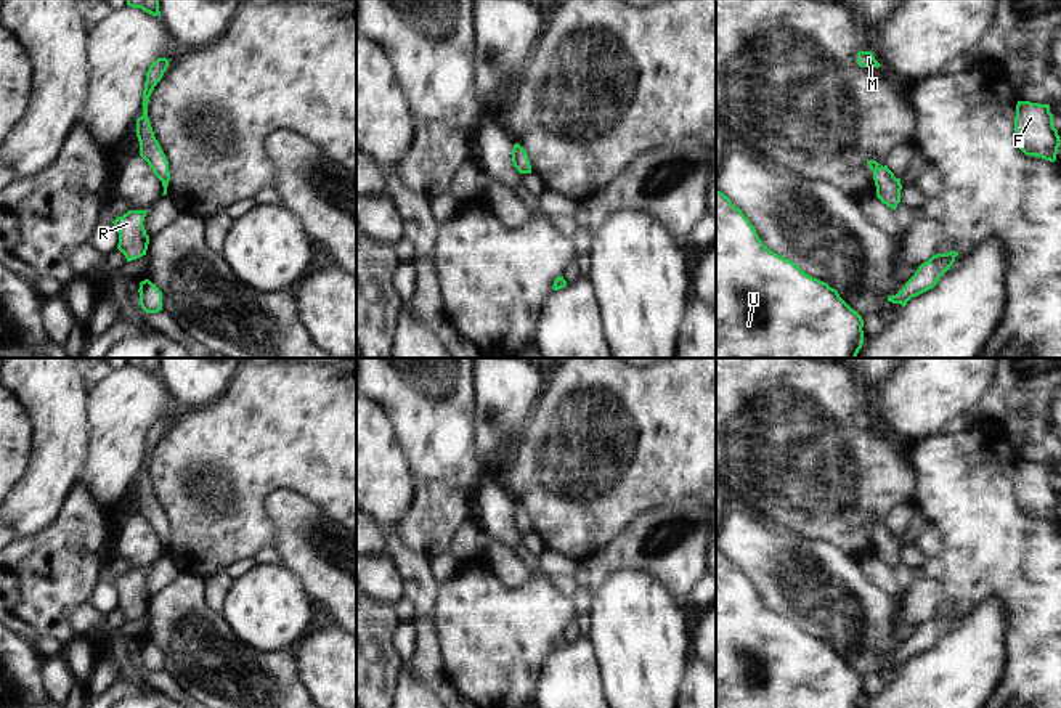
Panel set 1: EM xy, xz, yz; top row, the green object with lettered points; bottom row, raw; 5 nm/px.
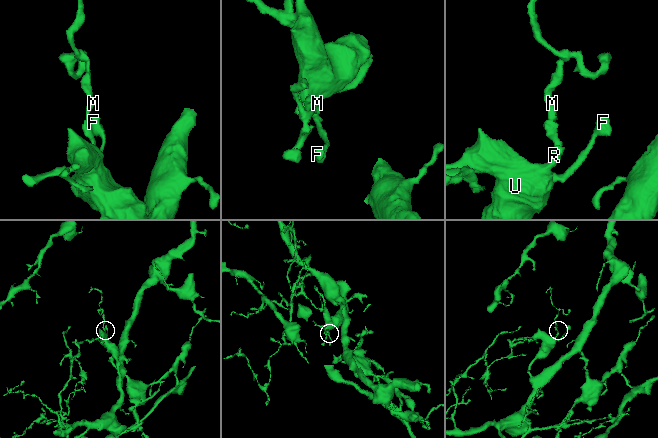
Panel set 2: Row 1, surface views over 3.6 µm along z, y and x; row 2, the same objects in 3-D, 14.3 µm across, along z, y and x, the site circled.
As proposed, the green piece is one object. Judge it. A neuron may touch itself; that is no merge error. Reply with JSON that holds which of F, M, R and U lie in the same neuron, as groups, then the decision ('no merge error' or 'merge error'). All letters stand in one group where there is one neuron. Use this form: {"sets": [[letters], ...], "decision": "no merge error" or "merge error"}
{"sets": [["F", "M", "R", "U"]], "decision": "no merge error"}

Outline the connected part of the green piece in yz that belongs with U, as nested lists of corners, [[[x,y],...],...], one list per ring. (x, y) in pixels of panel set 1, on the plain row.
[[[716,549],[716,708],[862,708],[864,679],[827,642],[767,608],[754,586]]]

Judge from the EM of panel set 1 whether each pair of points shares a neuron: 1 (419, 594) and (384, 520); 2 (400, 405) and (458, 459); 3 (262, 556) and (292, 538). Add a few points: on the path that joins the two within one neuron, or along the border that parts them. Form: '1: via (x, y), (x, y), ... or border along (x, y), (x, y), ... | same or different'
1: via (416, 577), (414, 570), (394, 548), (390, 538) | same
2: via (414, 416), (443, 445) | same
3: border along (272, 548), (283, 562) | different

